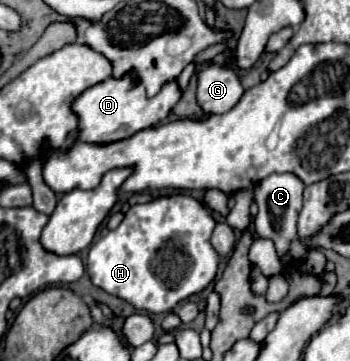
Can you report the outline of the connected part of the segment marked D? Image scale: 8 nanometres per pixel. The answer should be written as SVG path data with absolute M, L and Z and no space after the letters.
M109 77L109 81L97 83L87 91L83 91L77 99L73 99L71 111L79 119L77 141L109 145L121 139L129 139L131 135L155 127L159 121L163 121L179 99L181 99L181 91L177 87L177 81L173 81L173 85L165 85L165 89L157 93L157 97L147 99L145 89L141 89L141 85L135 87L129 85L129 81L113 81L113 77Z

